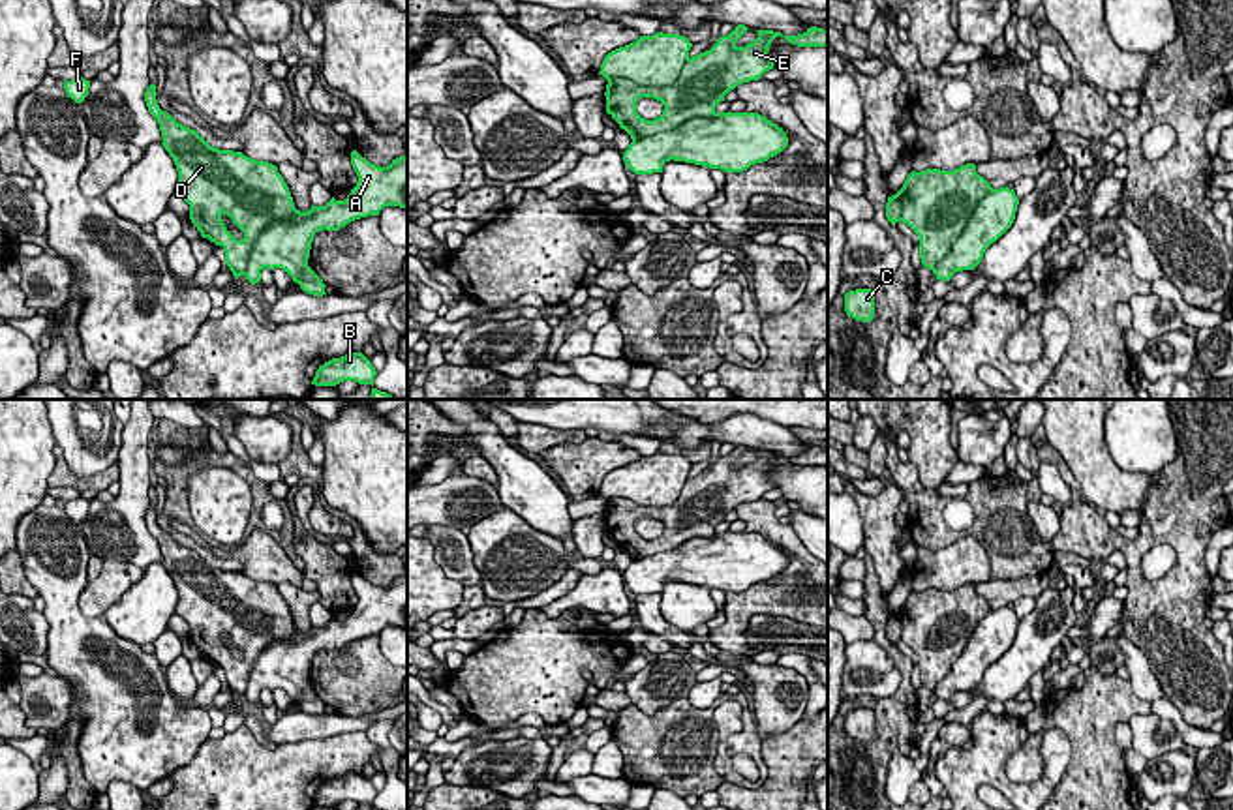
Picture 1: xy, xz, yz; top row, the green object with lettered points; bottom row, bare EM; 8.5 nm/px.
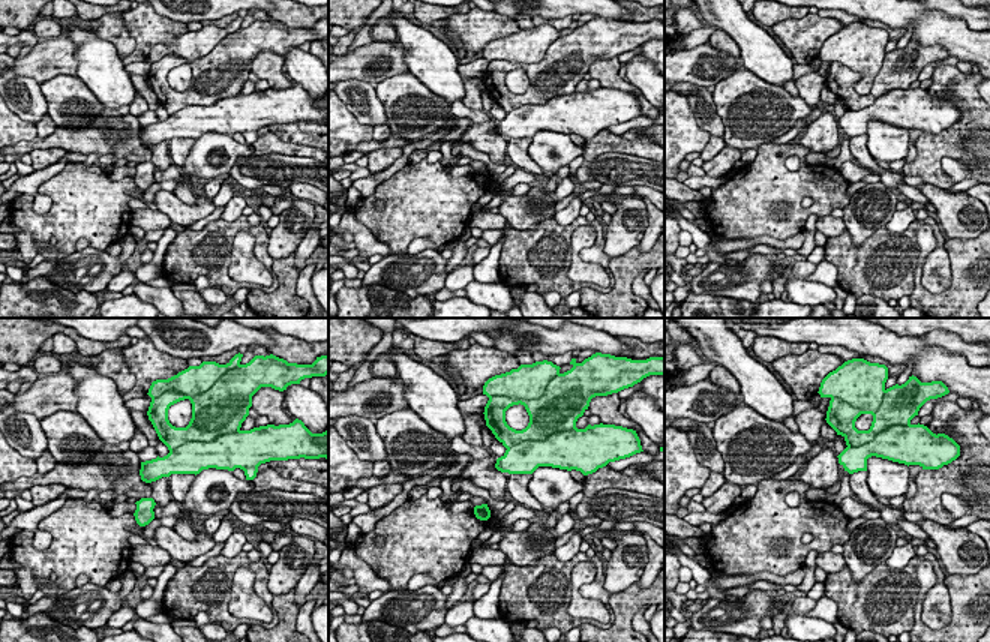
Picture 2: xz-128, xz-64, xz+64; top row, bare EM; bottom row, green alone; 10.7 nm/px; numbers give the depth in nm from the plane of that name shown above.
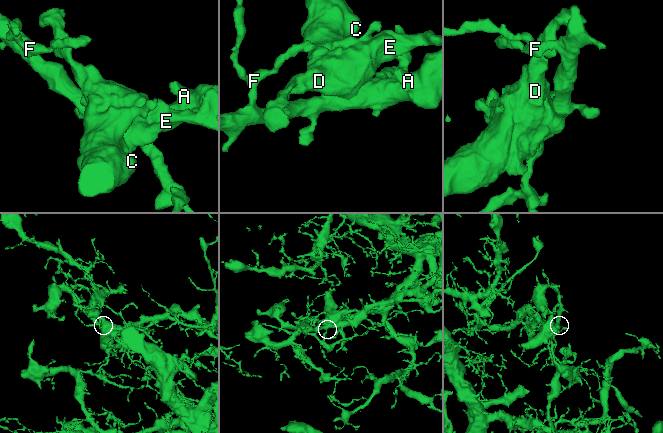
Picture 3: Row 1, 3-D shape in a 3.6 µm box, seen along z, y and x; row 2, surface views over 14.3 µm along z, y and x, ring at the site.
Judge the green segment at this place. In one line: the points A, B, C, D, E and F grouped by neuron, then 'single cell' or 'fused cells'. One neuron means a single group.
A B C F / D E | fused cells

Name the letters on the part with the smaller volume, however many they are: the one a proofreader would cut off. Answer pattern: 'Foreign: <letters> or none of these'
Foreign: D, E

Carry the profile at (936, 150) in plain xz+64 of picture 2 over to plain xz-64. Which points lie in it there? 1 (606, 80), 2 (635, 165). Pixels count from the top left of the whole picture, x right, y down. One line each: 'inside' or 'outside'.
1: inside
2: outside

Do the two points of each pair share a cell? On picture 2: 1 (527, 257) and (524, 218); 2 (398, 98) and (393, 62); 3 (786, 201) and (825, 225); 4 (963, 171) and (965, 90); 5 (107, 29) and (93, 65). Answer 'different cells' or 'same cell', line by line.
1: different cells
2: different cells
3: different cells
4: different cells
5: different cells

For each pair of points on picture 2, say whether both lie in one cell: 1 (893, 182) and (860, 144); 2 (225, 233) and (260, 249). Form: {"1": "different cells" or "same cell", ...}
{"1": "same cell", "2": "same cell"}

